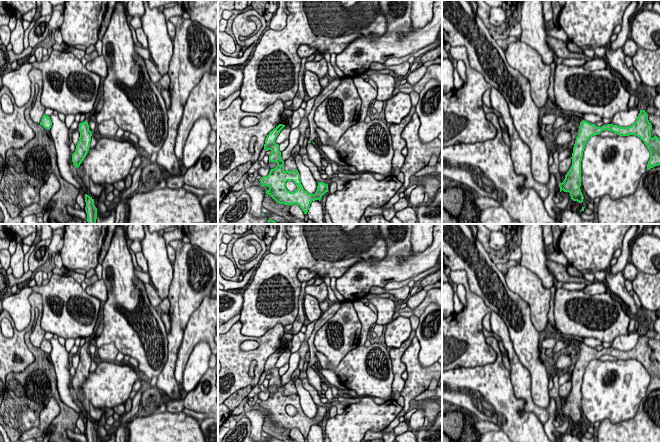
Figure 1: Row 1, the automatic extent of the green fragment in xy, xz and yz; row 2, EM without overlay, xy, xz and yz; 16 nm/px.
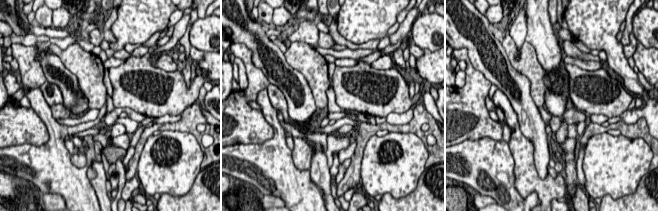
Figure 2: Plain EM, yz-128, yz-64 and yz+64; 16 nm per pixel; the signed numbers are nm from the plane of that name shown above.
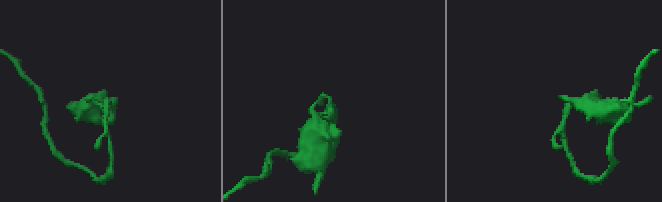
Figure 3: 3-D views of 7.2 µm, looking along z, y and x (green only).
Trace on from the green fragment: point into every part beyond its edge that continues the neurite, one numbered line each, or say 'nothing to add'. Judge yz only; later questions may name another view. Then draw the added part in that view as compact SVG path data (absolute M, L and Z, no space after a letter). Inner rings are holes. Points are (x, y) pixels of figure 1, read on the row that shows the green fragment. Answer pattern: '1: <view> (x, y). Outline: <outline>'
1: yz (562, 120). Outline: M560 114L557 119L552 123L551 131L561 127L561 126L568 126L571 125L571 120L576 119L579 123L581 123L584 119L582 118L575 118L571 116L566 116L564 114Z

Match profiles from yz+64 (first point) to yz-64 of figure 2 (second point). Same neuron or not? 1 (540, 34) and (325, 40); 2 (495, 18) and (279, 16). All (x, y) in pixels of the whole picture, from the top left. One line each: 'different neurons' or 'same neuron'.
1: different neurons
2: same neuron

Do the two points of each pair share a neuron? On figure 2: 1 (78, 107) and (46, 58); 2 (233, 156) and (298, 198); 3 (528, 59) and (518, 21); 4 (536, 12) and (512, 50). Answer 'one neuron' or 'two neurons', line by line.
1: one neuron
2: one neuron
3: two neurons
4: two neurons

